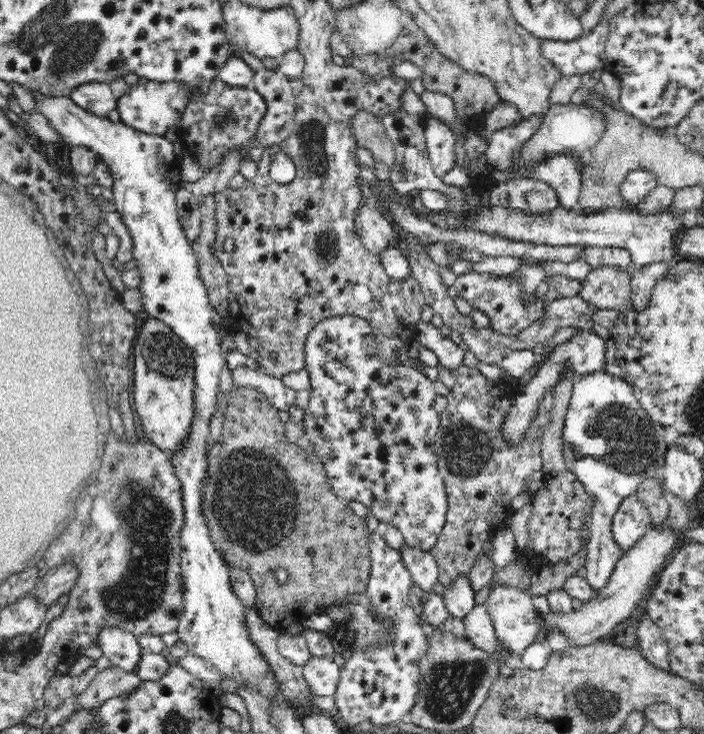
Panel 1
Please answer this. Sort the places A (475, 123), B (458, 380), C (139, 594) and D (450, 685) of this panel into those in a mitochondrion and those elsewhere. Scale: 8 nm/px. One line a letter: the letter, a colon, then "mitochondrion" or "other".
A: other
B: other
C: mitochondrion
D: mitochondrion

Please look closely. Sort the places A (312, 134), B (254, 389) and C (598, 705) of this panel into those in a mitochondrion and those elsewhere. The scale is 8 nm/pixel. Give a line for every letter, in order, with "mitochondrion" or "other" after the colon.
A: mitochondrion
B: other
C: mitochondrion

